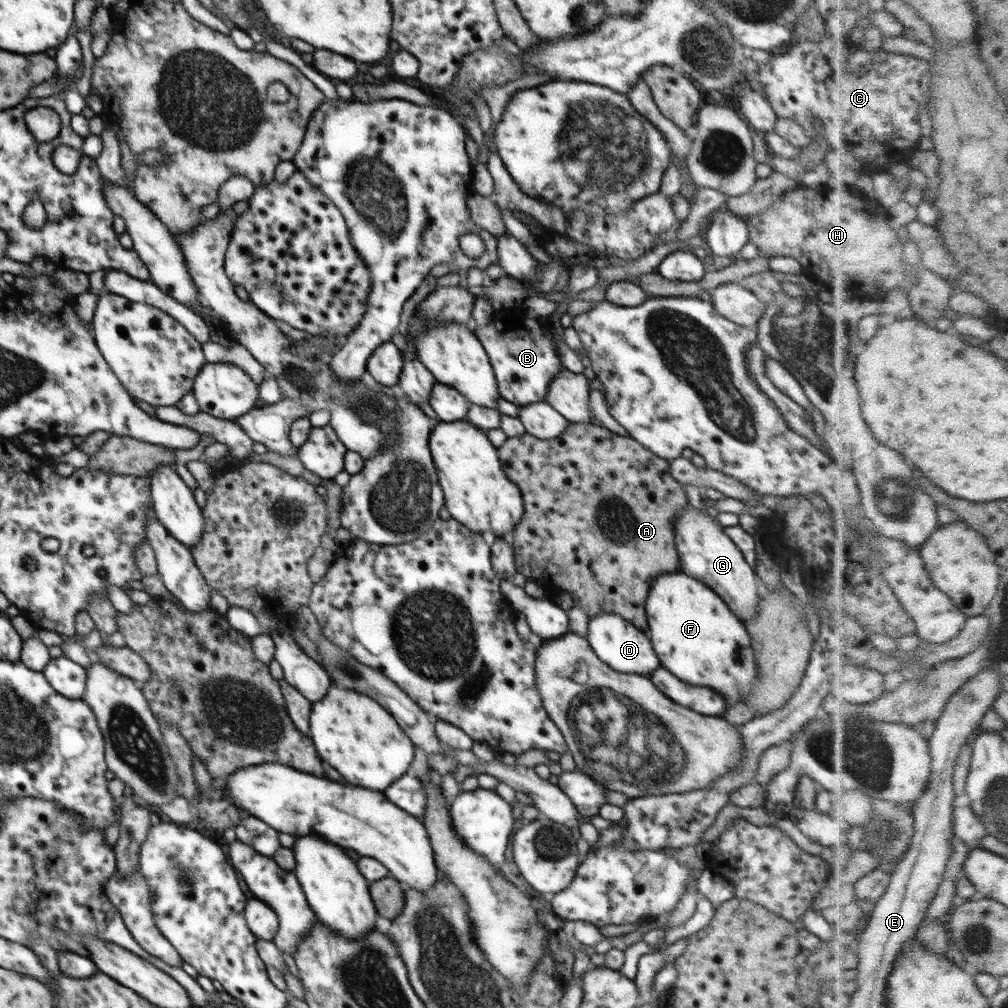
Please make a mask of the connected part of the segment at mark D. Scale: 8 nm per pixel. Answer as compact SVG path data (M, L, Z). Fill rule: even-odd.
M603 612L592 615L589 619L586 638L596 656L616 672L648 677L653 670L661 667L661 662L653 649L648 633L636 628L630 624L630 621L617 614Z

